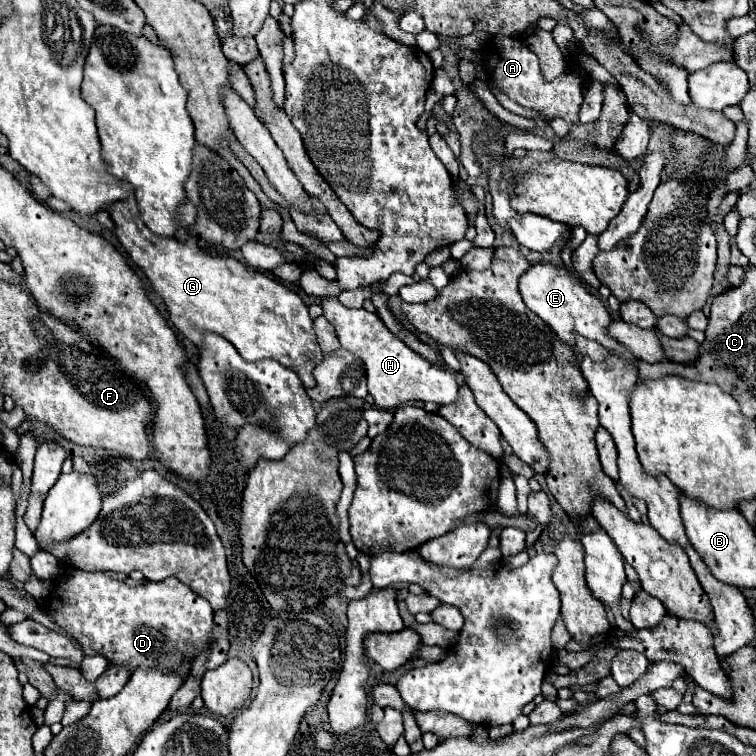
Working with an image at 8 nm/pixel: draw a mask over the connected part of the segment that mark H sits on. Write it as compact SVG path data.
M322 296L320 300L324 316L336 328L342 348L348 348L348 352L364 362L368 392L378 408L396 410L398 406L416 400L446 406L458 400L458 384L454 374L408 350L408 346L398 336L394 336L376 314L366 312L364 308L346 308L336 296Z

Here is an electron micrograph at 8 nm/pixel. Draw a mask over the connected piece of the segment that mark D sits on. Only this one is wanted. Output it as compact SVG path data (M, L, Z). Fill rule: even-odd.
M76 570L54 586L46 612L54 618L56 624L60 624L80 642L86 656L100 654L116 666L126 666L130 672L140 666L156 668L160 672L182 672L188 668L188 660L200 652L206 652L212 642L214 610L190 586L180 584L180 580L174 576L160 582L144 580L144 584L128 588L122 580L112 580L102 572Z

